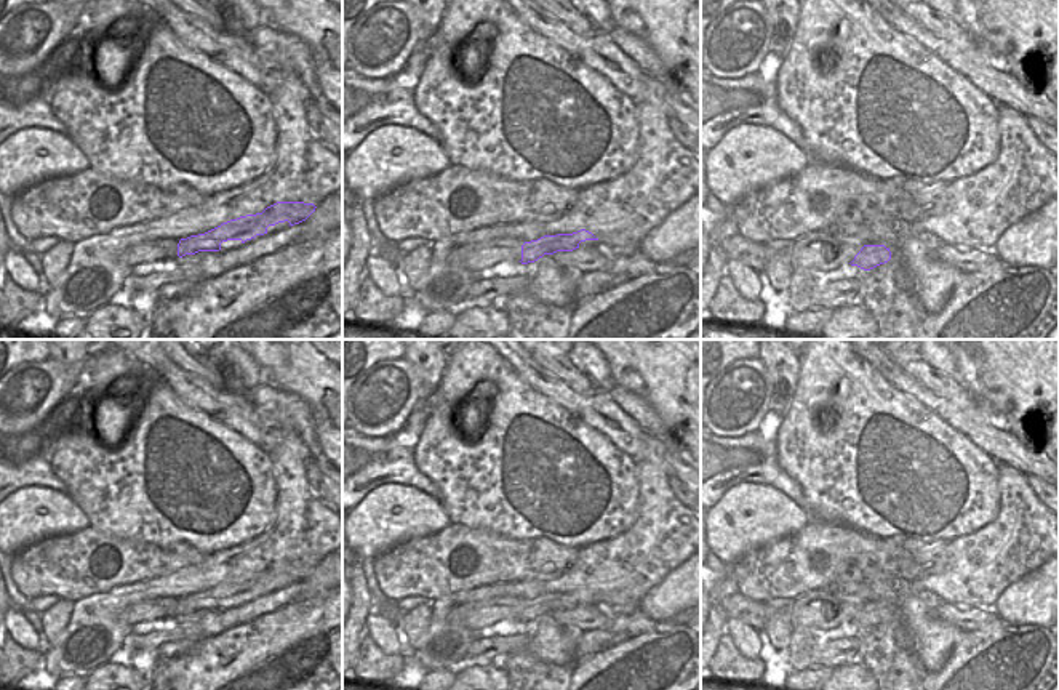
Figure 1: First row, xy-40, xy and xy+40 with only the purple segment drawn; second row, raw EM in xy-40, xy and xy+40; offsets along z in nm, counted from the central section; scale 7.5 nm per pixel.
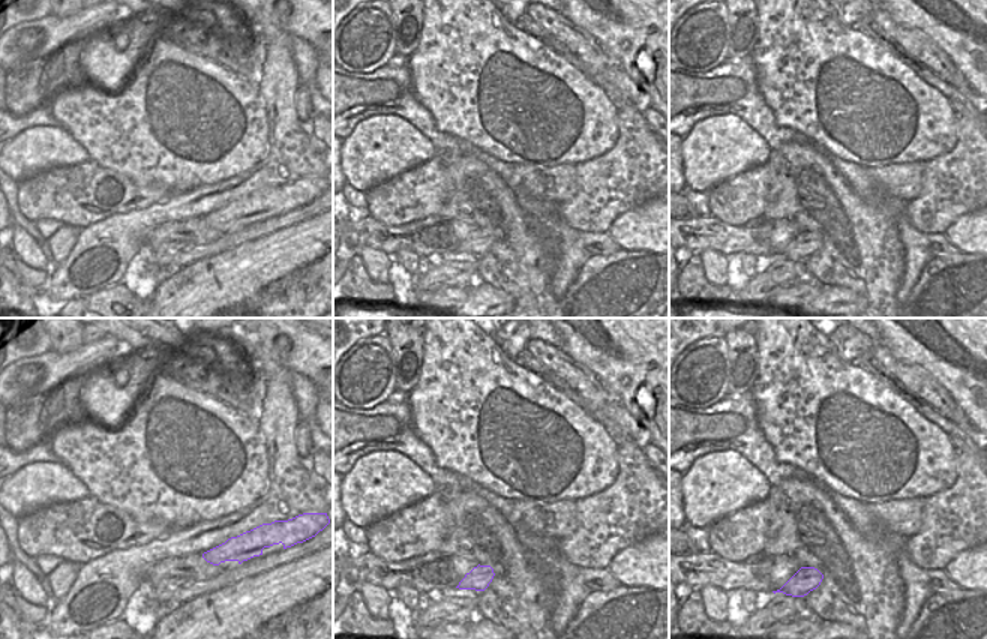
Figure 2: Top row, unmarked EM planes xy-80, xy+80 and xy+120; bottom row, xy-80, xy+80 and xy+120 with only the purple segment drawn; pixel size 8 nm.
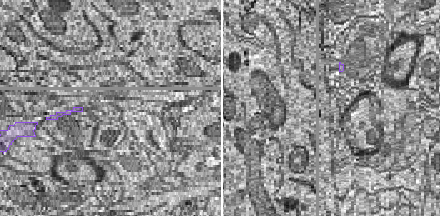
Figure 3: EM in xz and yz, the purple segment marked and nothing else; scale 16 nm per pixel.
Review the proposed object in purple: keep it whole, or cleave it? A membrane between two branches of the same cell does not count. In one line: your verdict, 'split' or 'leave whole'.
leave whole

